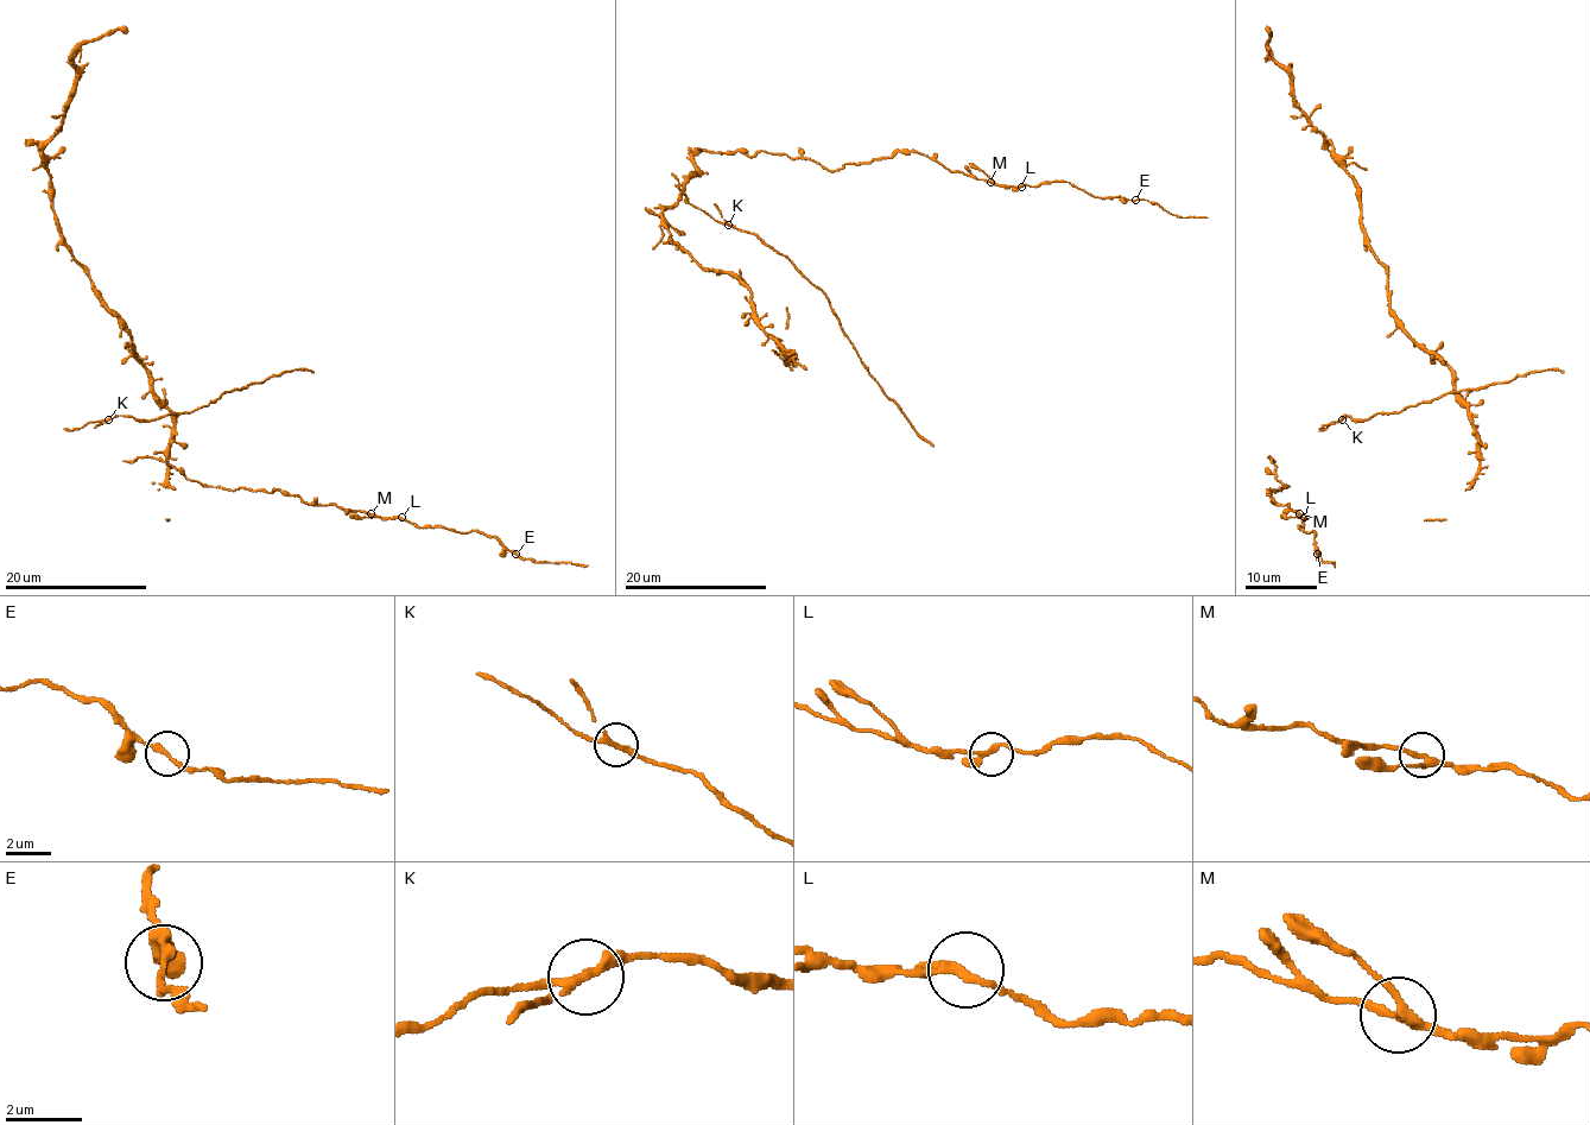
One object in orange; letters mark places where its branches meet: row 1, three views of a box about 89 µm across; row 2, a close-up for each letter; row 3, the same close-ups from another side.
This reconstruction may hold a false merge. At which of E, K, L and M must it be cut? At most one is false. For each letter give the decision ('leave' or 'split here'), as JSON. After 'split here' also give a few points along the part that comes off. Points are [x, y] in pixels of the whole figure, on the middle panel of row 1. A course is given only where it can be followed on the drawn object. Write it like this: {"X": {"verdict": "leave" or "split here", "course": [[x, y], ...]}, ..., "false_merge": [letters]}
{"E": {"verdict": "leave"}, "K": {"verdict": "leave"}, "L": {"verdict": "leave"}, "M": {"verdict": "leave"}, "false_merge": []}

